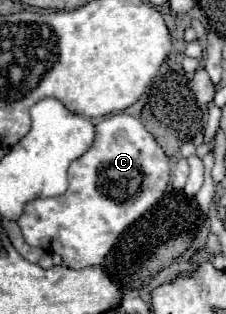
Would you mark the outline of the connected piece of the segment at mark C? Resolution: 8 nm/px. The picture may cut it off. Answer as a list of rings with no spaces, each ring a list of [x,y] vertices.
[[[111,114],[97,122],[93,146],[69,166],[69,188],[57,198],[35,198],[25,204],[25,210],[17,224],[23,230],[29,246],[39,246],[45,252],[57,252],[63,256],[63,264],[69,268],[87,268],[103,264],[117,238],[137,218],[141,218],[165,192],[169,184],[169,158],[145,130],[143,122],[129,114]]]

